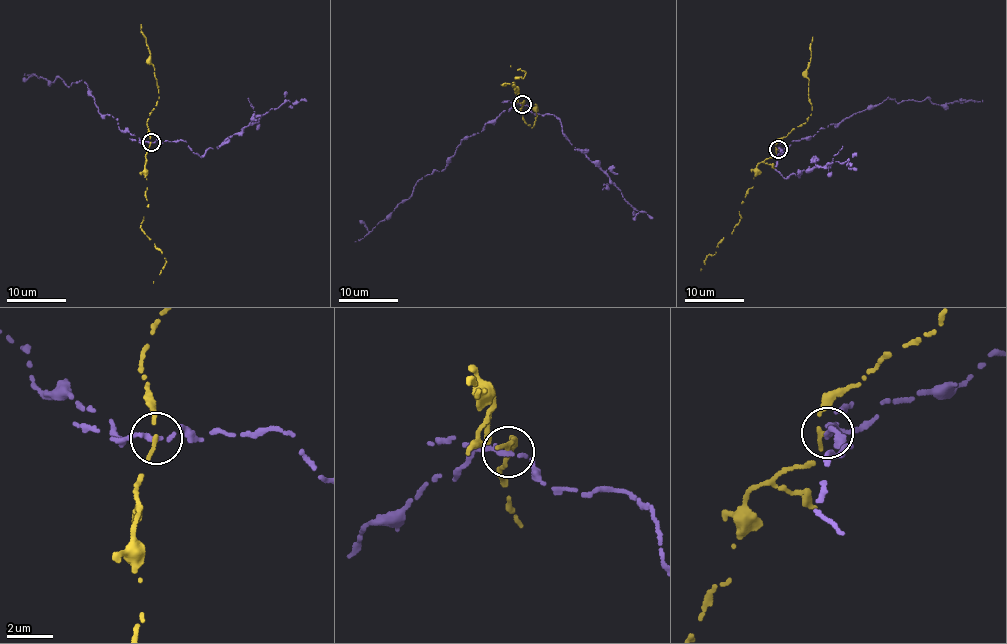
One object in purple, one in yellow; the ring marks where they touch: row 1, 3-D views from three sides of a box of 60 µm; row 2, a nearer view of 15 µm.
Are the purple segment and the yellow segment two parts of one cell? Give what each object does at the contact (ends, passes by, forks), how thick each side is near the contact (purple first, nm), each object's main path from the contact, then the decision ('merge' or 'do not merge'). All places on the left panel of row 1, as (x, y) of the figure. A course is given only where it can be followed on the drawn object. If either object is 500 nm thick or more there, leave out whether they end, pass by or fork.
purple passes by; yellow ends there; 200 nm thick on the purple side, 200 nm on the other; purple runs (150, 143), (120, 130), (113, 115), (101, 114), (81, 80), (68, 86), (60, 77), (51, 83), (24, 73); yellow runs (150, 143), (144, 165), (147, 206), (140, 227), (167, 262), (153, 283); do not merge

